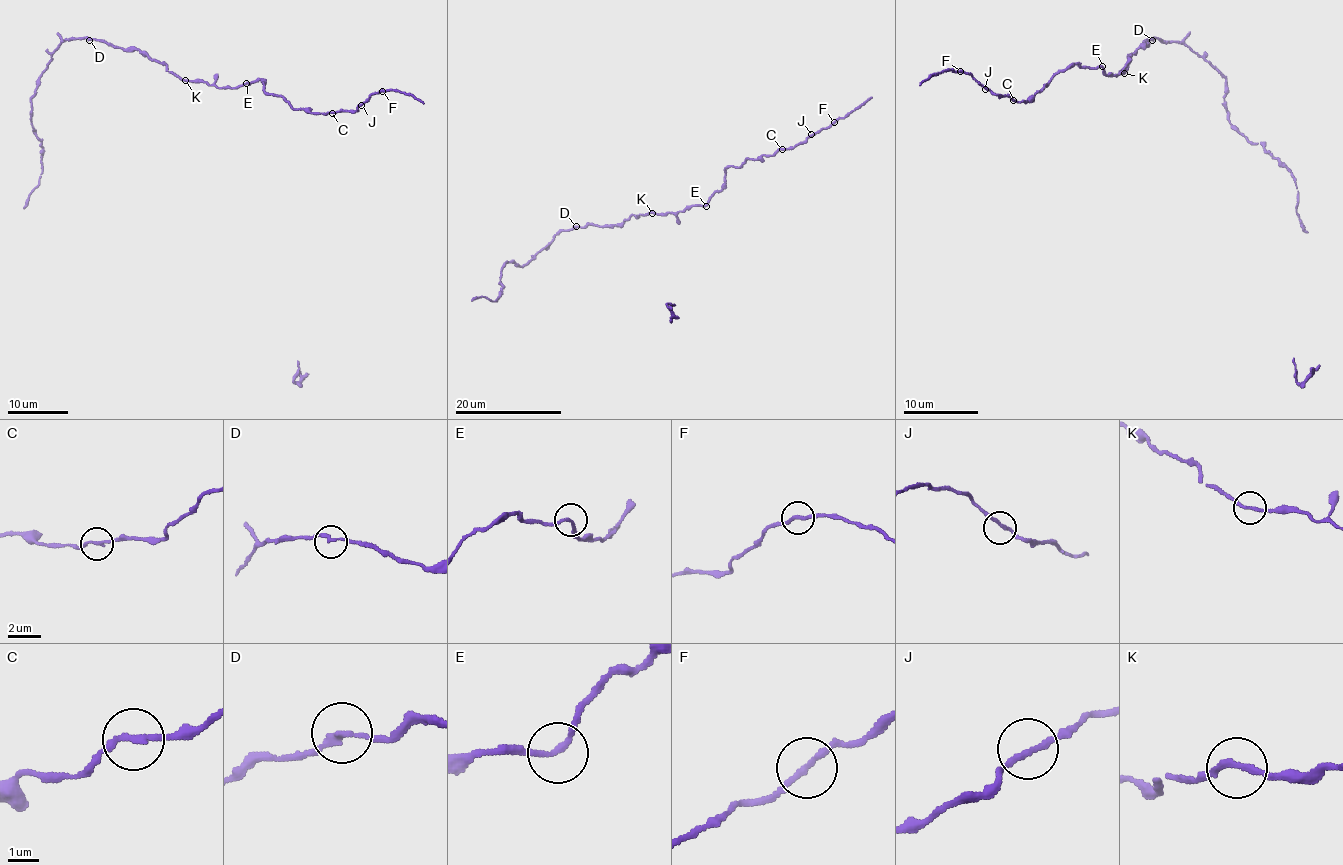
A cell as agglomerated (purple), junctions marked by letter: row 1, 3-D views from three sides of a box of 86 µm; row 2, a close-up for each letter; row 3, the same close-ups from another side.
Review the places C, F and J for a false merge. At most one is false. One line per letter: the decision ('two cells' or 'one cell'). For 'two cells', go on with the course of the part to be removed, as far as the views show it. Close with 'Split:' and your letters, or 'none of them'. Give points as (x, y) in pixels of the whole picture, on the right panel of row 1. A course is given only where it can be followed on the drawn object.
C: one cell
F: one cell
J: one cell
Split: none of them

